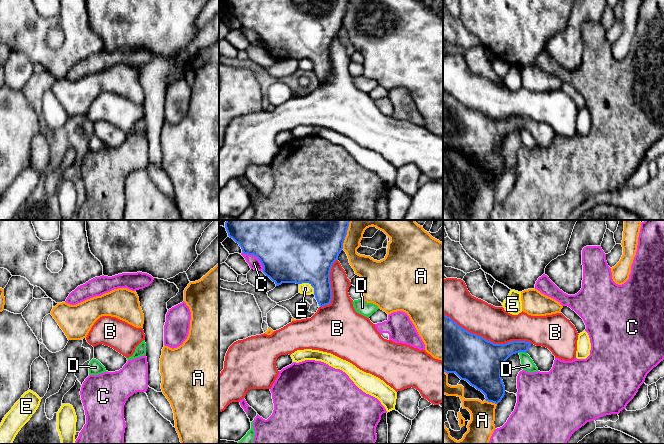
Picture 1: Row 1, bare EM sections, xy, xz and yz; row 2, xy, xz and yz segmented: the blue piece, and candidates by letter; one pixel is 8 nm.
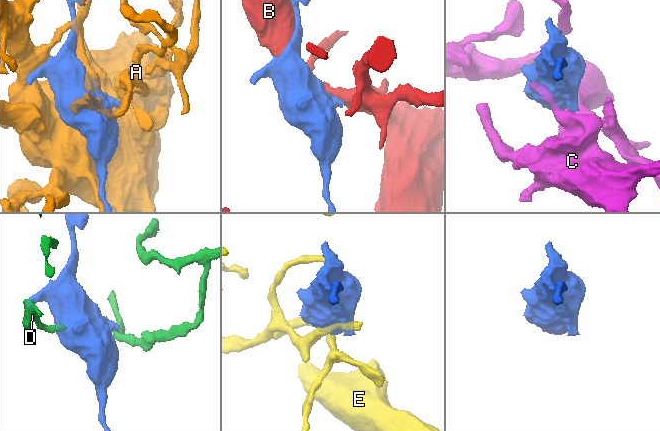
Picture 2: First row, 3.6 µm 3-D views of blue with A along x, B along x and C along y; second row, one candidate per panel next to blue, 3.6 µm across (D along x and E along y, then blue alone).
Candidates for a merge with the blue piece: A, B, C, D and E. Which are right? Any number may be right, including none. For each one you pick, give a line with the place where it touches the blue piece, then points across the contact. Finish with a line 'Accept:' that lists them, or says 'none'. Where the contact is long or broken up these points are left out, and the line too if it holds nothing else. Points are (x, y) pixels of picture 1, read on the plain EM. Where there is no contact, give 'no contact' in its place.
Accept: none

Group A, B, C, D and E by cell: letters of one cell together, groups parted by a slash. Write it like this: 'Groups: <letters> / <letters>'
Groups: A / B / C / D / E

